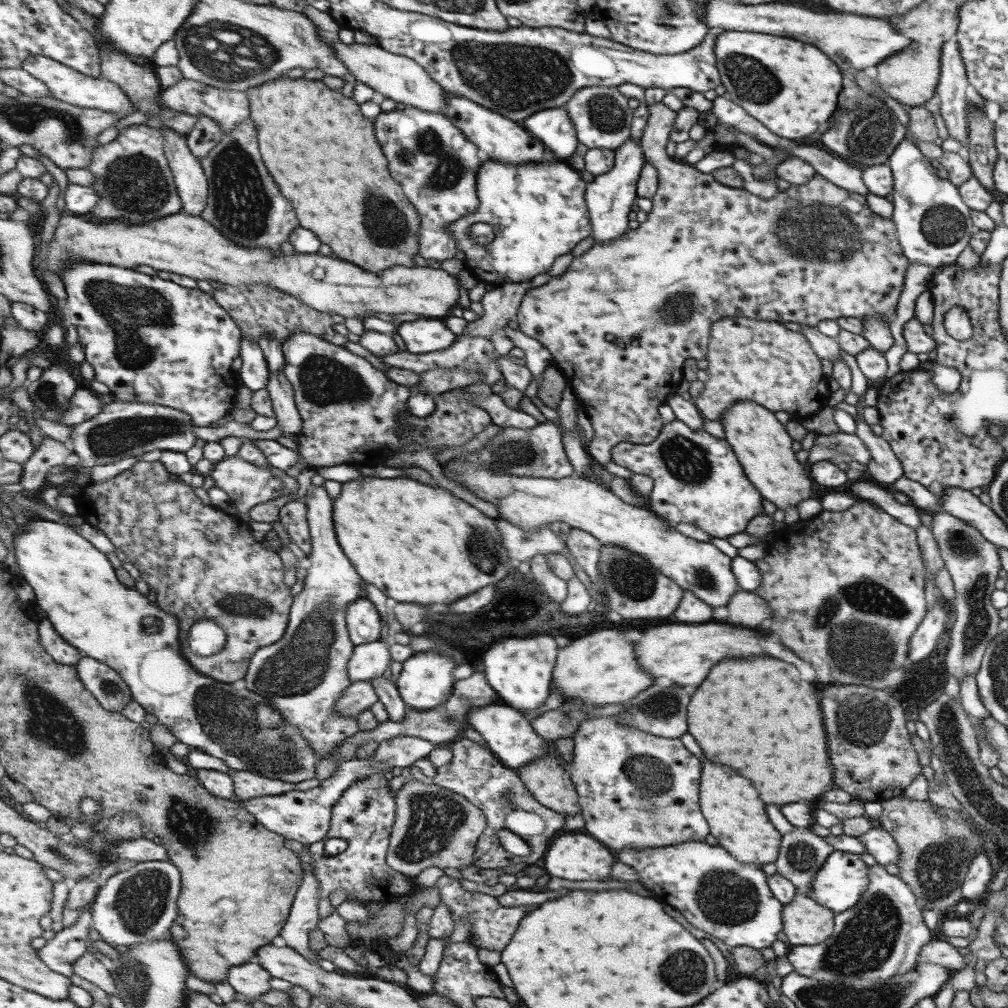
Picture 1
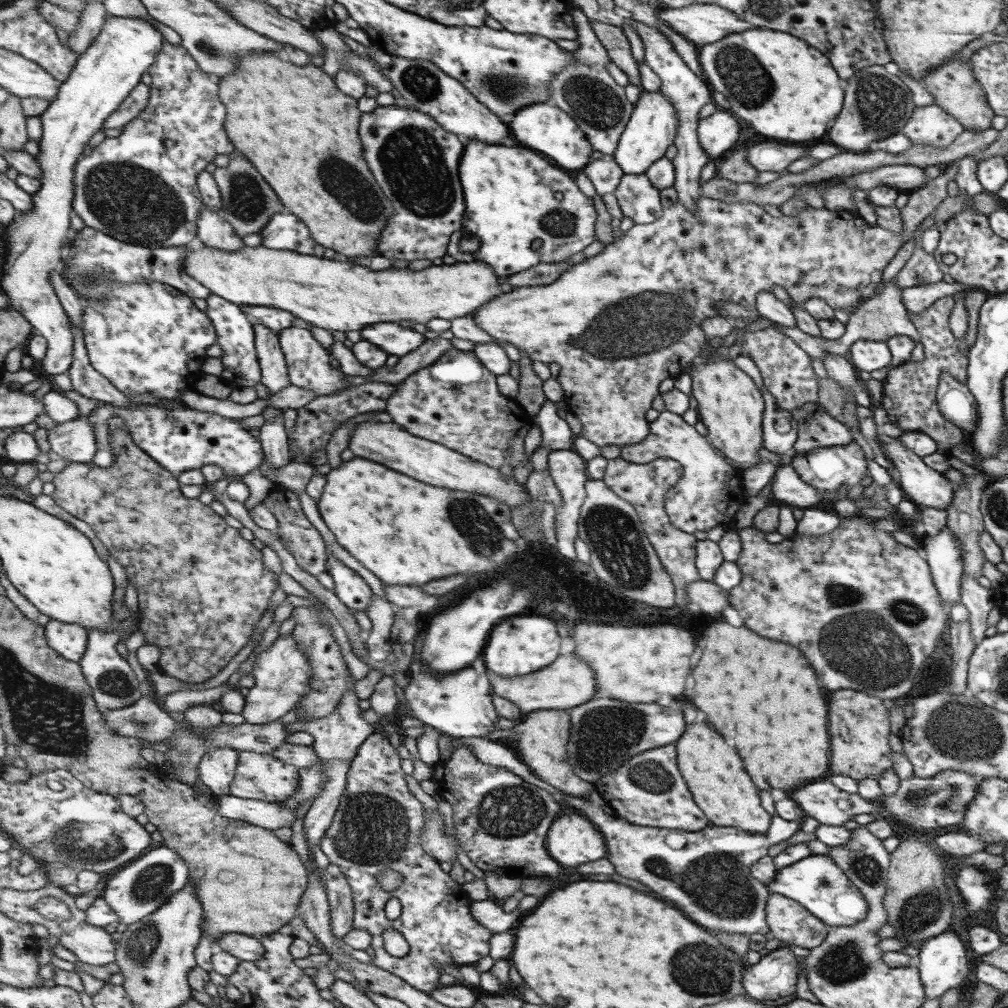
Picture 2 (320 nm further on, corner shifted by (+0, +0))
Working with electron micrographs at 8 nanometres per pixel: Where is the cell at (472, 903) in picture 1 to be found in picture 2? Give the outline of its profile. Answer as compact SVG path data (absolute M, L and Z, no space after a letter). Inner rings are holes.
M375 733L359 747L357 756L352 760L348 774L346 793L342 796L342 803L338 806L333 824L321 839L320 848L329 858L331 864L337 864L341 872L348 876L348 883L354 892L354 928L366 930L373 935L373 948L377 954L375 964L399 975L405 982L415 988L428 993L441 986L441 968L462 964L473 964L485 956L490 956L489 941L494 935L487 928L481 926L471 916L469 905L472 902L465 893L465 884L455 882L447 872L443 872L440 863L422 846L421 828L426 825L423 804L411 794L405 771L401 768L403 758L399 756L397 748L389 742L386 734ZM389 870L397 871L404 877L401 886L394 891L386 891L378 877ZM391 898L397 898L402 906L401 915L394 920L385 916L385 906ZM393 928L407 938L409 953L404 957L391 956L385 950L383 932Z

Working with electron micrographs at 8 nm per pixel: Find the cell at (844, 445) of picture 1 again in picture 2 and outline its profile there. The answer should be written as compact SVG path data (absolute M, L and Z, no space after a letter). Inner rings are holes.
M803 403L790 411L797 422L796 441L792 449L796 453L807 453L810 450L843 446L852 441L848 427L825 412L818 403Z

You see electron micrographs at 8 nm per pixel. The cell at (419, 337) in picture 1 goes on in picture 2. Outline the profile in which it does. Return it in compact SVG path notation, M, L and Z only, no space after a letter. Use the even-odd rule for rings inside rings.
M381 322L375 328L367 326L363 332L363 338L369 342L375 342L379 348L383 348L385 352L397 356L405 356L411 353L411 350L417 350L424 344L424 334L413 330L405 330L399 324L393 322Z

